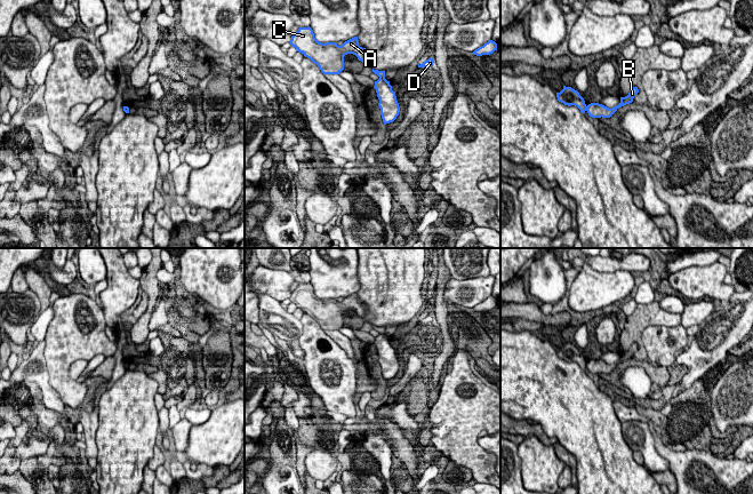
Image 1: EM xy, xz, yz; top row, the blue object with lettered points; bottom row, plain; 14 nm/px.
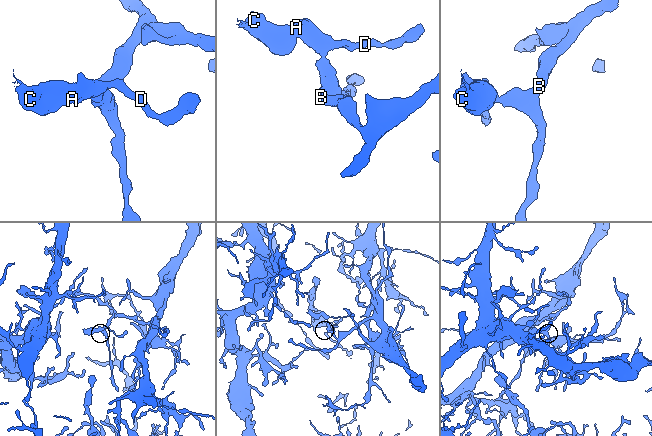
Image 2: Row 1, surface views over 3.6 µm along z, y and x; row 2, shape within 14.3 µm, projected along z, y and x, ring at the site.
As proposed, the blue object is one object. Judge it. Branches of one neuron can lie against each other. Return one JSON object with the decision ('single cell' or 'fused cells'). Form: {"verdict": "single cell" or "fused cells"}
{"verdict": "fused cells"}

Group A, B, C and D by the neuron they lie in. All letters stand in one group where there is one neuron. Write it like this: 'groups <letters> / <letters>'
groups A C D / B

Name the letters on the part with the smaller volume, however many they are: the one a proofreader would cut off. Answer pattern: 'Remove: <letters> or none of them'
Remove: A, C, D

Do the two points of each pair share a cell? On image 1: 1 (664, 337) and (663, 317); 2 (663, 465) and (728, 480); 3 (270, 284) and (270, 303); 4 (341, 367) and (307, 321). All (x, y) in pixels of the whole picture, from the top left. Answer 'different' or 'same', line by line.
1: different
2: different
3: different
4: same

